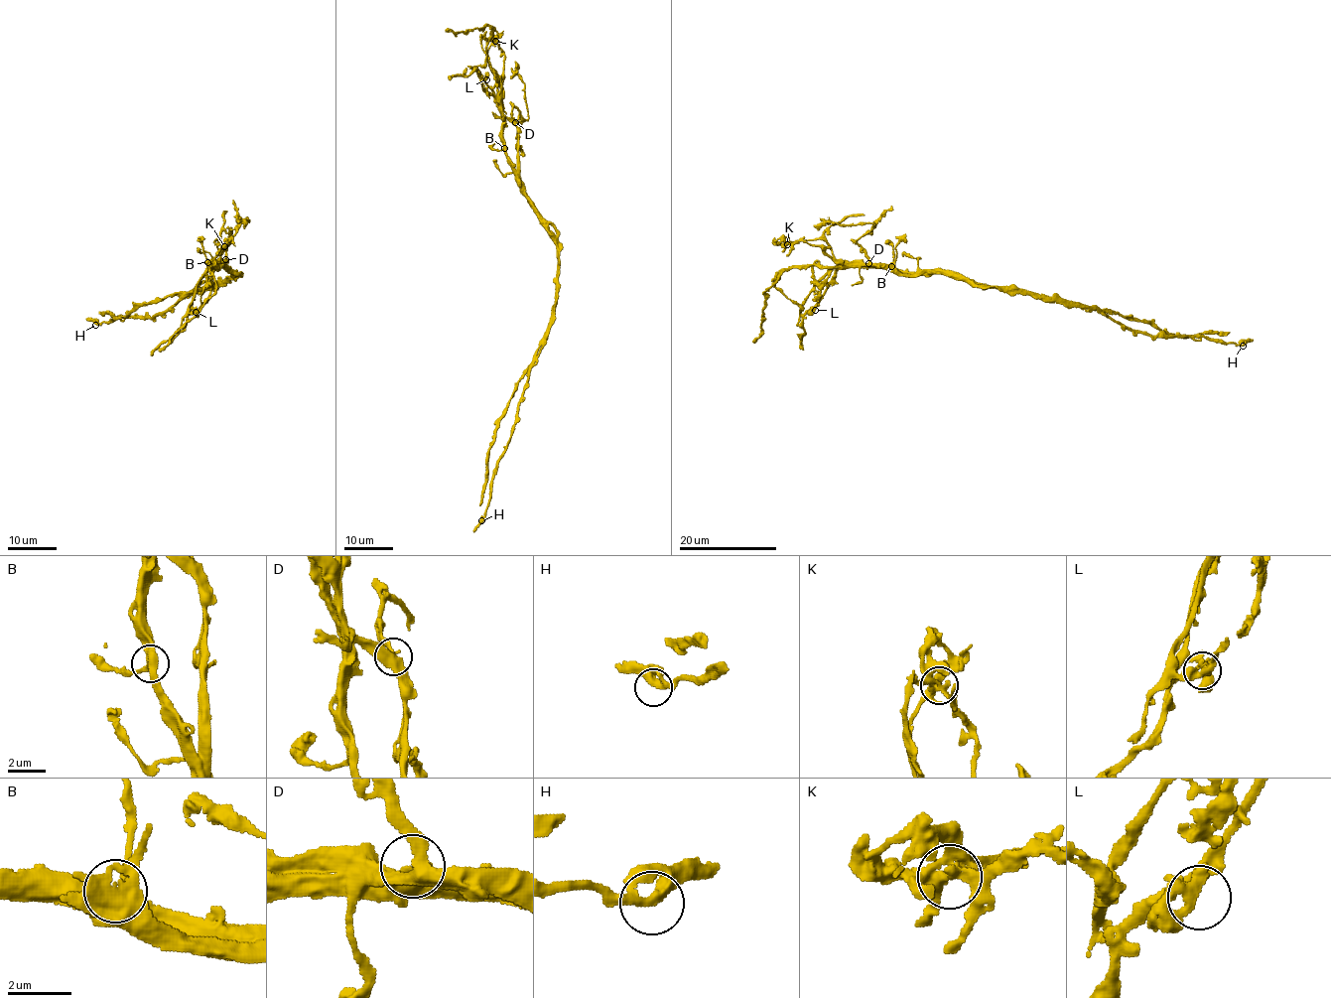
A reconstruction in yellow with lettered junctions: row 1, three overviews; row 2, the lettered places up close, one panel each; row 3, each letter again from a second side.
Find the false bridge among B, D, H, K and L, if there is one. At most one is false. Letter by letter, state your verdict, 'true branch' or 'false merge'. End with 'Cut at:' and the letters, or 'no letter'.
B: true branch
D: true branch
H: true branch
K: false merge
L: true branch
Cut at: K

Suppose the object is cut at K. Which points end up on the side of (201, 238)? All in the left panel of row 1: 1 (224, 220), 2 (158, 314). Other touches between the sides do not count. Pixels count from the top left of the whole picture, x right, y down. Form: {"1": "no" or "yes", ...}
{"1": "yes", "2": "no"}

